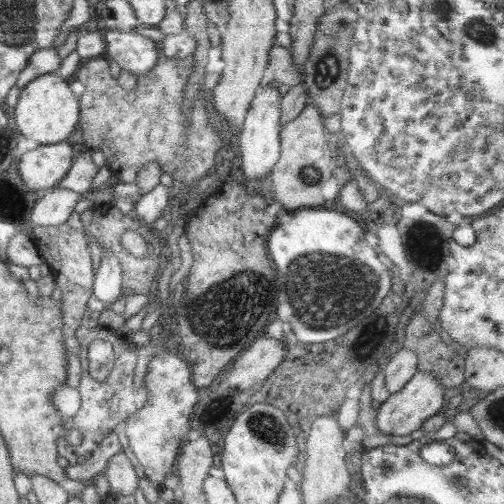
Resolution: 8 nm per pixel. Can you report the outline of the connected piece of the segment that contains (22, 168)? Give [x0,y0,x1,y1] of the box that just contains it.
[17,141,74,192]

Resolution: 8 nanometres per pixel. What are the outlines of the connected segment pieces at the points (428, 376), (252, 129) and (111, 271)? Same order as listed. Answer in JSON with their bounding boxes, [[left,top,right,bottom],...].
[[377,370,447,437],[236,84,283,180],[93,248,123,308]]

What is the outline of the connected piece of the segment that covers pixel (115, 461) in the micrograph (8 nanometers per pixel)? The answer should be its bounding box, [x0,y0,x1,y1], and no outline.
[104,452,139,496]

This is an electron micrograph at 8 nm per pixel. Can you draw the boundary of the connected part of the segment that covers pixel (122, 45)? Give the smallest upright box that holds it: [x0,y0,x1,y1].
[102,29,160,79]

